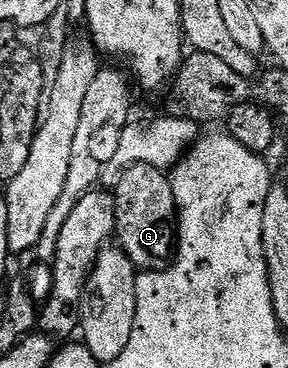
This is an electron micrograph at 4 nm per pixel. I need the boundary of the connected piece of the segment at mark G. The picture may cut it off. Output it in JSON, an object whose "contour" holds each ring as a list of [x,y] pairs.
{"contour":[[[151,164],[128,166],[111,193],[115,200],[117,221],[115,238],[121,241],[118,242],[119,248],[138,271],[165,269],[173,260],[175,243],[179,238],[177,201],[170,175]]]}

